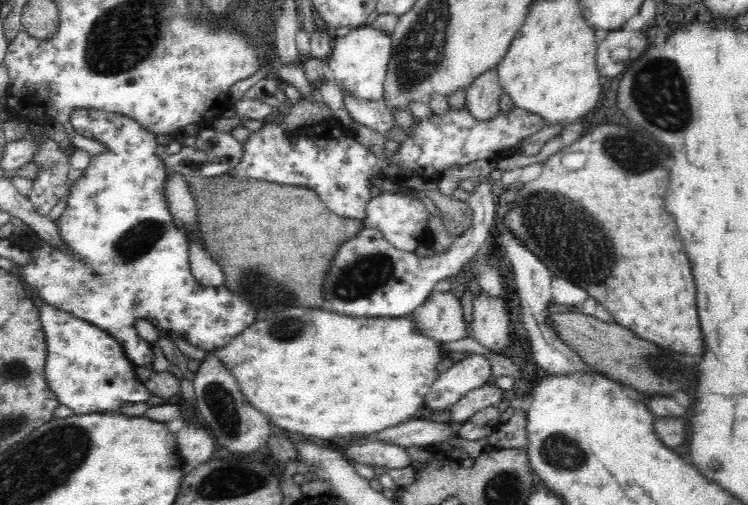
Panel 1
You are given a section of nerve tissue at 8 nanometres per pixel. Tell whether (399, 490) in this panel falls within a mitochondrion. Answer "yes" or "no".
no

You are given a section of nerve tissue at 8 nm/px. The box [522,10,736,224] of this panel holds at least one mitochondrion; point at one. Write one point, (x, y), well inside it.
(660, 86)

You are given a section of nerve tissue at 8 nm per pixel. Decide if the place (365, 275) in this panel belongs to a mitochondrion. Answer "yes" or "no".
yes

